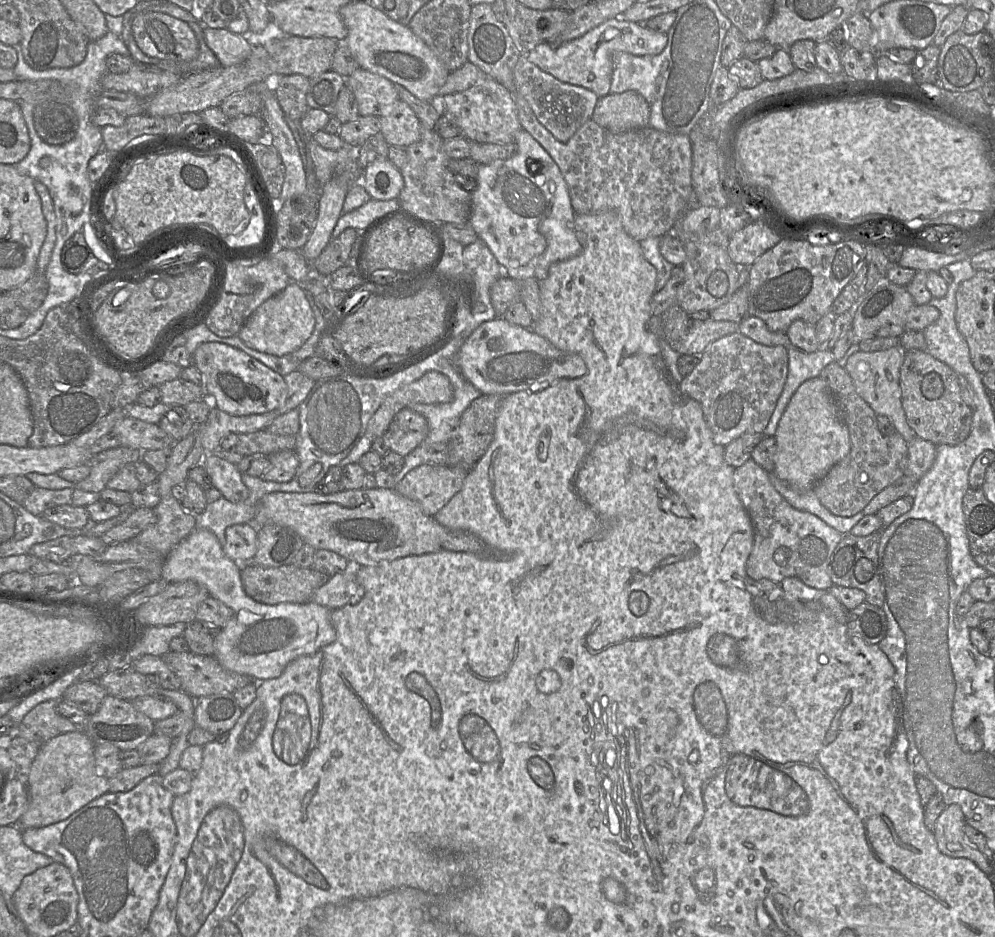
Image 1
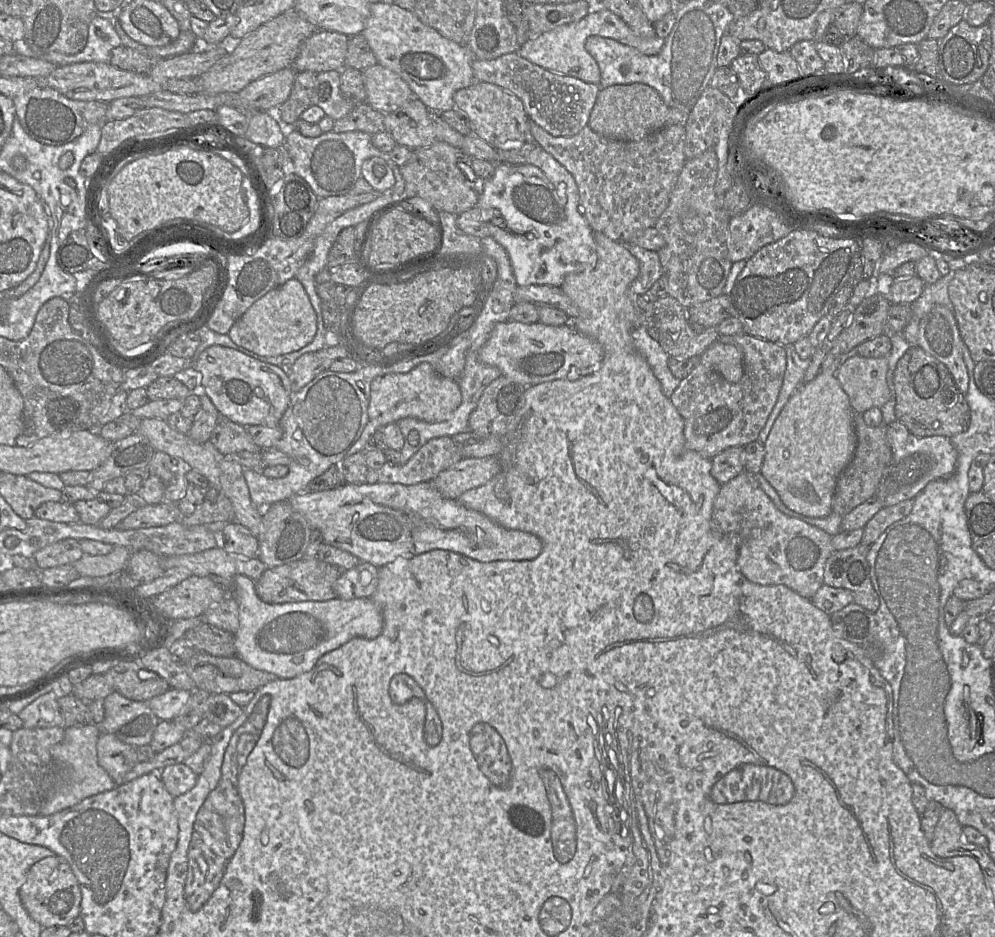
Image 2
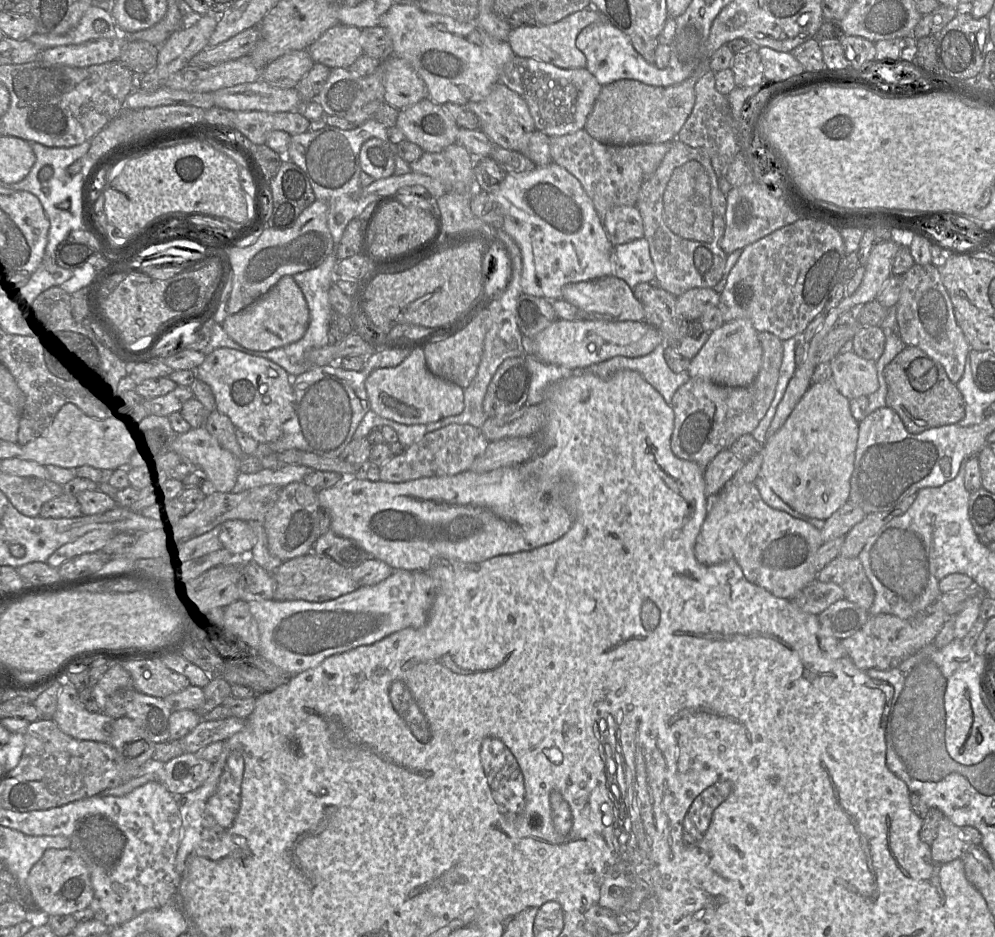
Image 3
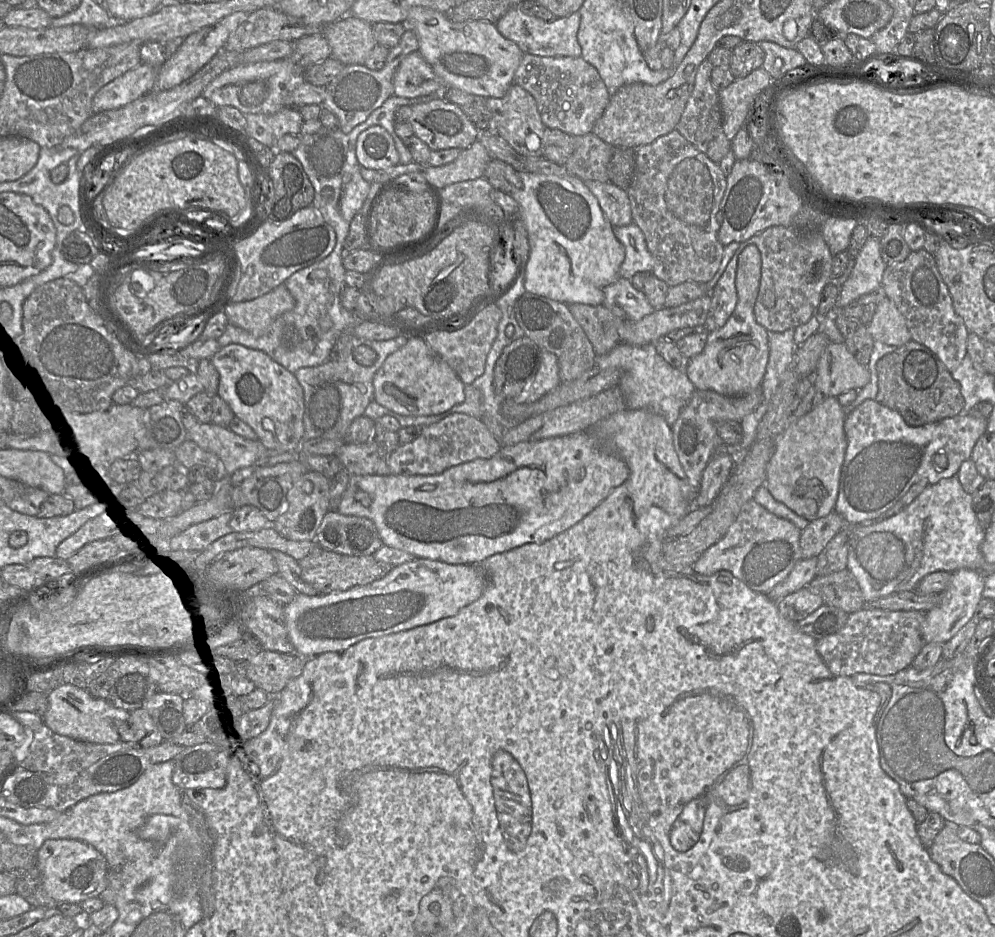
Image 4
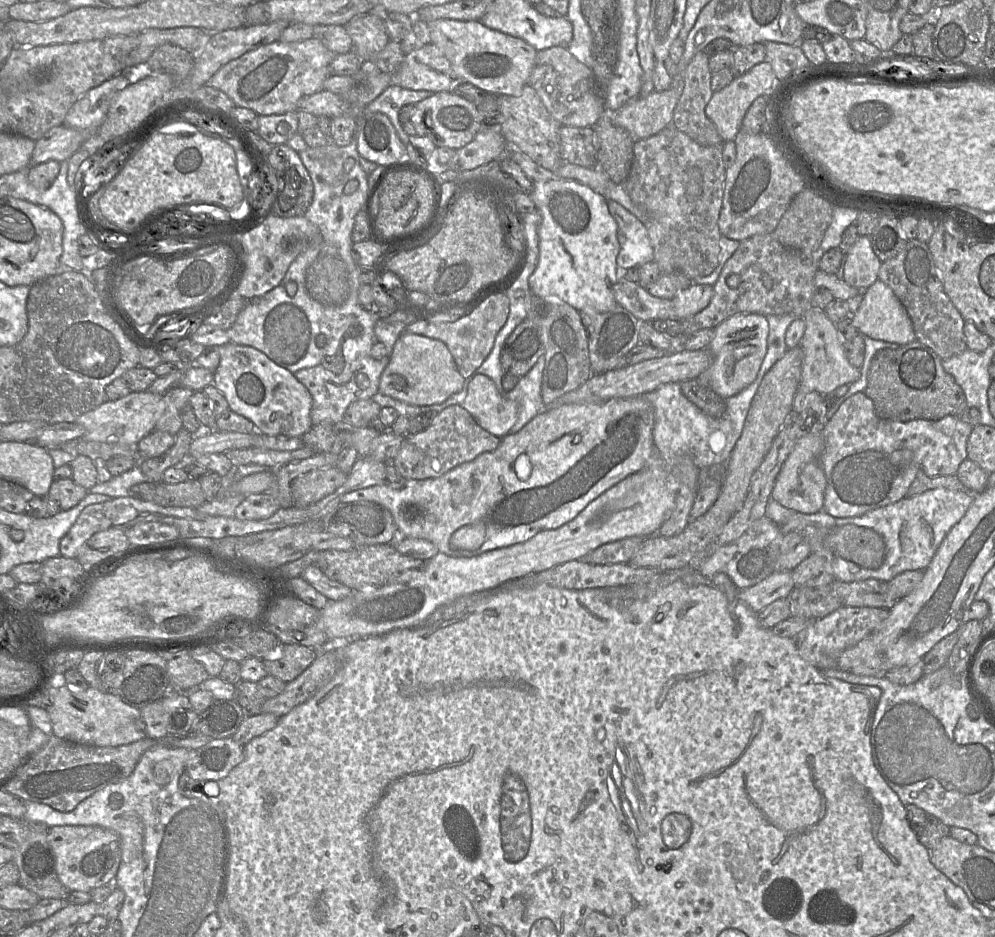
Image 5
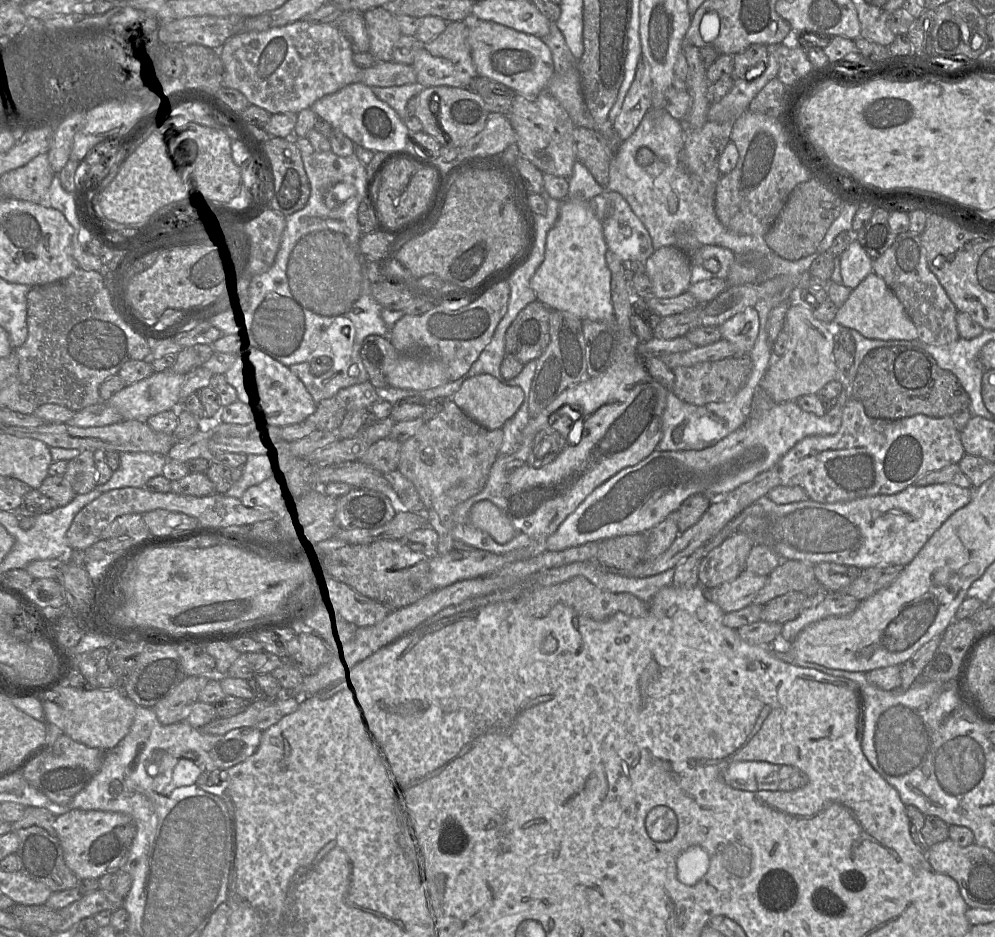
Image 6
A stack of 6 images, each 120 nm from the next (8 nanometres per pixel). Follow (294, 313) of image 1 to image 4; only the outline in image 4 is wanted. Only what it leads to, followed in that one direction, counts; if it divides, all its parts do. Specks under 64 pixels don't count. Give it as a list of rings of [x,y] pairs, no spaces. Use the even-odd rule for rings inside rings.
[[[282,283],[255,299],[229,303],[224,312],[229,324],[259,337],[269,330],[277,317],[293,309],[294,305],[292,294]]]

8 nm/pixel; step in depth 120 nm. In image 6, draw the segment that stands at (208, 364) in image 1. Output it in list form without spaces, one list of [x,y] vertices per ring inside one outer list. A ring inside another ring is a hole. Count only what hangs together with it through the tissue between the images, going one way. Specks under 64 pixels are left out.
[[[248,344],[229,354],[231,354],[230,366],[223,375],[233,388],[235,401],[241,405],[250,424],[257,428],[286,429],[306,421],[314,414],[317,403],[290,367],[273,359],[263,350]]]

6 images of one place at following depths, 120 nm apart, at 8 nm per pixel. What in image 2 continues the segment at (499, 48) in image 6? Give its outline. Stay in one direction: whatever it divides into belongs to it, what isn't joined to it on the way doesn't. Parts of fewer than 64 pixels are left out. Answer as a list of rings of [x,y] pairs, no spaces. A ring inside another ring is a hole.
[[[386,1],[373,3],[362,34],[374,53],[377,63],[398,74],[408,84],[414,96],[432,112],[455,109],[454,93],[475,82],[472,71],[474,57],[468,46],[460,45],[423,24],[413,10],[403,9]]]

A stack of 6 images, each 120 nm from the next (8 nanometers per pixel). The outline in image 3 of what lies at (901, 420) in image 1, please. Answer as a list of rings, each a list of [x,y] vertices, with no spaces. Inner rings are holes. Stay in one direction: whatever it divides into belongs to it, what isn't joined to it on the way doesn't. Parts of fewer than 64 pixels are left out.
[[[854,351],[839,353],[830,361],[831,381],[849,400],[869,396],[879,388],[876,361],[866,360]]]

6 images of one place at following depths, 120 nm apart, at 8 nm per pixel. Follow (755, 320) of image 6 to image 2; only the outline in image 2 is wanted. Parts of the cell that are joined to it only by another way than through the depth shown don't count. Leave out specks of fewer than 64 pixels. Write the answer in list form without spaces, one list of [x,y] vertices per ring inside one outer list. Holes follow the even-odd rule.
[[[718,340],[702,353],[699,361],[731,383],[739,382],[744,373],[742,351],[735,345]]]

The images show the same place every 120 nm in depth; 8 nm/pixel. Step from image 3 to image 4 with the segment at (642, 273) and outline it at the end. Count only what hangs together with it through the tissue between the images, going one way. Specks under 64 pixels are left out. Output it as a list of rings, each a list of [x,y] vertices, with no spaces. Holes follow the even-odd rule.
[[[636,223],[613,227],[613,232],[625,250],[619,276],[630,280],[638,272],[651,273],[653,258],[648,250],[645,236]]]

